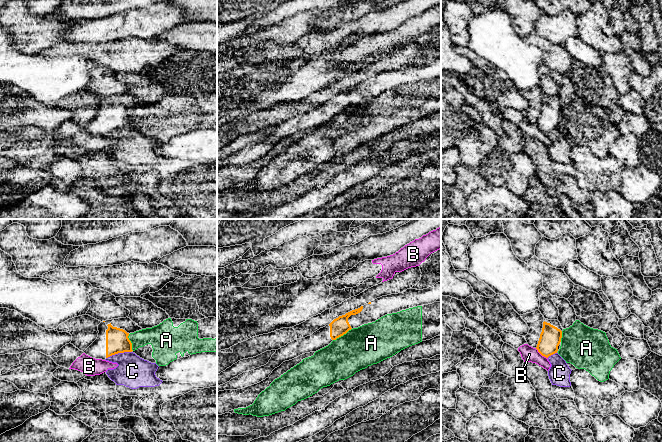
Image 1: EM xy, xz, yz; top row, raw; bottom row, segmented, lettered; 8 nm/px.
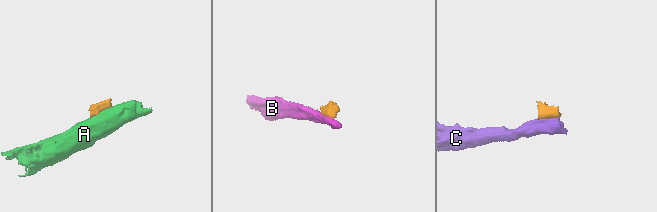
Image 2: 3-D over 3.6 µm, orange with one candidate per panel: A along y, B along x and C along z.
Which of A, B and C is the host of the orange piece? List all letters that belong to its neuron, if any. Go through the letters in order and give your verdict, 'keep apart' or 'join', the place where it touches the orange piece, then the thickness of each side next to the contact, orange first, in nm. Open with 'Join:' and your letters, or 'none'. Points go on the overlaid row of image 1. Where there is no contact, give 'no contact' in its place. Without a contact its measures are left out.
Join: none
A: keep apart | xz (342, 335) | 140/320 nm
B: keep apart | yz (541, 354) | 170/130 nm
C: keep apart | xy (118, 352) | 190/260 nm

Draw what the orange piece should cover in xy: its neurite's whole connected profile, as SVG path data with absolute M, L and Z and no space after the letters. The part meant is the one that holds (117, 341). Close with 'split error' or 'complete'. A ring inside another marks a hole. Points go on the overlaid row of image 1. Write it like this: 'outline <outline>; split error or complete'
outline M130 318L114 319L110 324L101 322L98 325L97 339L84 351L95 359L106 358L124 352L132 352L132 343L128 336L130 333L142 330Z; split error

